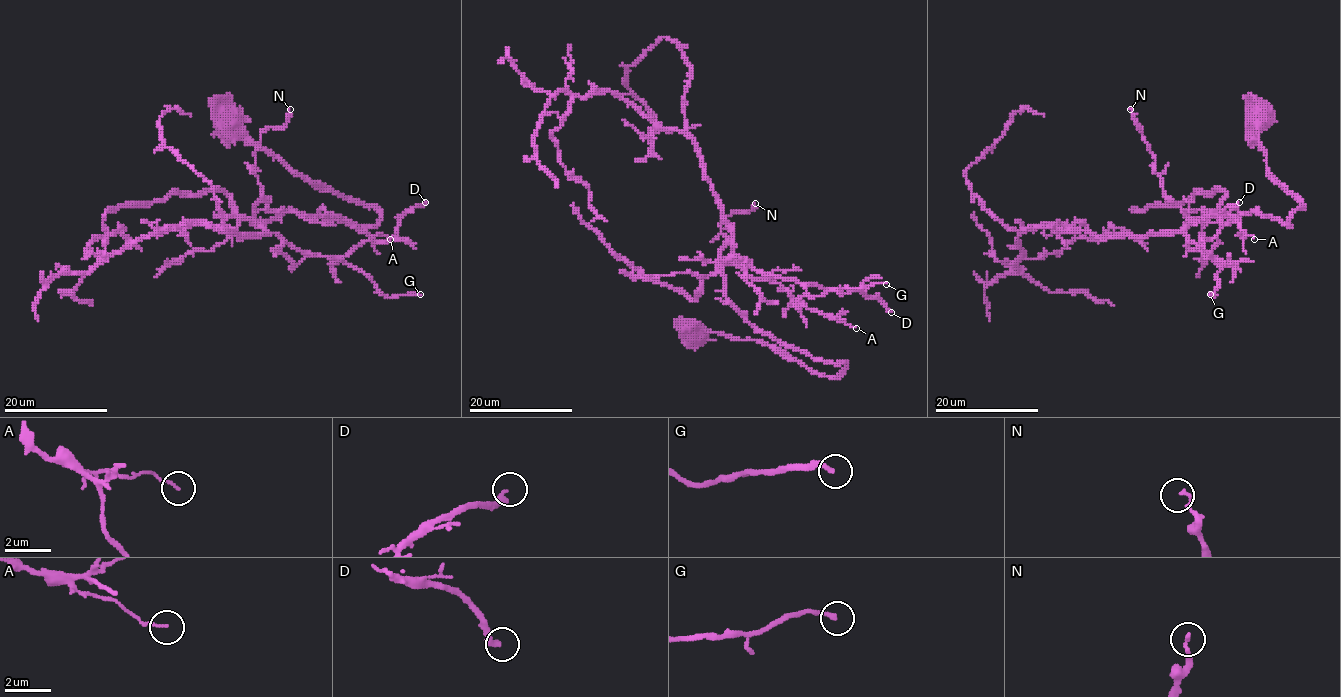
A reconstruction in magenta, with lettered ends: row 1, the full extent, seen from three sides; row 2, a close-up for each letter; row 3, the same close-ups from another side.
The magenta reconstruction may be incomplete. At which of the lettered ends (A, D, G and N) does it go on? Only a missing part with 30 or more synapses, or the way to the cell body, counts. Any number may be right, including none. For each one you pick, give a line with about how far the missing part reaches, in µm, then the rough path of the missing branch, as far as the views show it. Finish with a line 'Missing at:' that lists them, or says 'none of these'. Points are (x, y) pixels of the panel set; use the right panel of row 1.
Missing at: none of these

